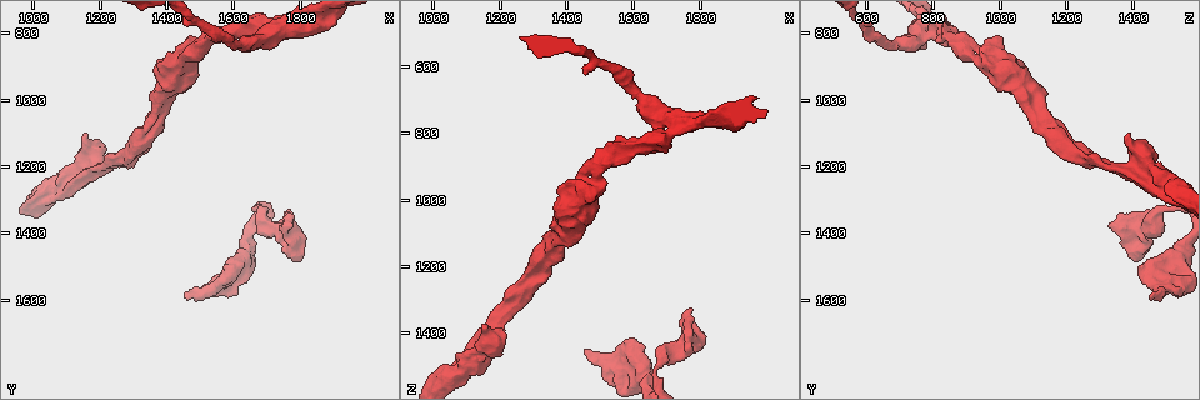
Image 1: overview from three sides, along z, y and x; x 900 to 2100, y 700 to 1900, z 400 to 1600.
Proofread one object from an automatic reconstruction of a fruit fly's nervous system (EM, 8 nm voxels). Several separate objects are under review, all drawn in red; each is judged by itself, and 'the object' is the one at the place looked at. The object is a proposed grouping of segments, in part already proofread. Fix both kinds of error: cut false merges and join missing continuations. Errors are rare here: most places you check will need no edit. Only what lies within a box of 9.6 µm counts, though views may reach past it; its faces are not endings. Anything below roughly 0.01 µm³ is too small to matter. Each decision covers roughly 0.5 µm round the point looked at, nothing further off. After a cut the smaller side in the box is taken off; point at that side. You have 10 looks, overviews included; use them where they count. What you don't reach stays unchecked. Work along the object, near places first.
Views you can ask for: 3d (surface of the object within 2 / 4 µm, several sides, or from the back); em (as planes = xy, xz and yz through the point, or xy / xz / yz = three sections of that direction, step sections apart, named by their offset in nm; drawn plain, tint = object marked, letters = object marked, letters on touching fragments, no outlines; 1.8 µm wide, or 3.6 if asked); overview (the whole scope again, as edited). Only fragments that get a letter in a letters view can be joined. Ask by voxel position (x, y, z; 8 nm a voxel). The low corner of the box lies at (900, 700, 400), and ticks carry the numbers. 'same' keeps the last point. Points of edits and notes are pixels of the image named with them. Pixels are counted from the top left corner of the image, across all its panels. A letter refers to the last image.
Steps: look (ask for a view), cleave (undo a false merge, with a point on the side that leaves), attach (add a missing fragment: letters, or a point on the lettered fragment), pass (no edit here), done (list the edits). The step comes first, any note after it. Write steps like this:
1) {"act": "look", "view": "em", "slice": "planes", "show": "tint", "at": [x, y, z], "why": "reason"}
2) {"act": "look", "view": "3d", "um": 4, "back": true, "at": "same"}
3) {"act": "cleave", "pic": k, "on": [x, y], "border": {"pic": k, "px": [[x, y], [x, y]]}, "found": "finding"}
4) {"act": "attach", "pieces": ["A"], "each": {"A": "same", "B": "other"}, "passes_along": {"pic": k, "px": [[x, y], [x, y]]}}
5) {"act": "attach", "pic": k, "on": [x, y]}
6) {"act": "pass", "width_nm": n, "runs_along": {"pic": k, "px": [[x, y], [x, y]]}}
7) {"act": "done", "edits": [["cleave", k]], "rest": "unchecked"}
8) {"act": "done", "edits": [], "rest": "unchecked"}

{"act": "look", "view": "em", "slice": "yz", "step": 8, "show": "letters", "at": [1160, 1100, 1390], "why": "free end"}

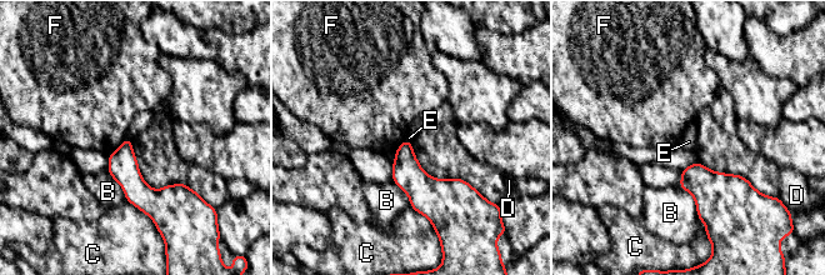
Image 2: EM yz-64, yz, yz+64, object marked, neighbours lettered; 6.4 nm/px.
{"act": "look", "view": "em", "slice": "planes", "show": "letters", "at": "same"}

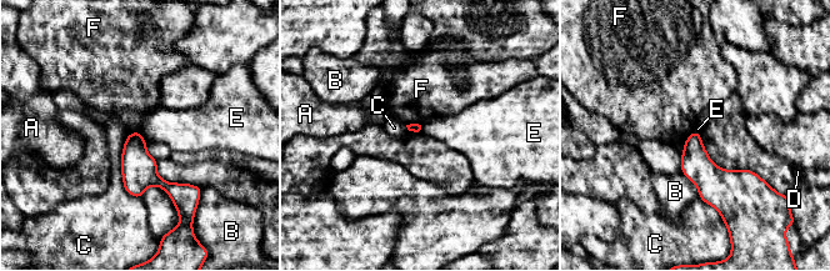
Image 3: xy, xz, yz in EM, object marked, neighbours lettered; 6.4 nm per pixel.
{"act": "pass", "each": {"A": "other", "B": "other", "C": "other", "D": "other", "E": "other", "F": "other"}, "border": {"pic": 3, "px": [[140, 135], [146, 141]]}, "found": "none of them fits"}

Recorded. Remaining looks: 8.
{"act": "look", "view": "em", "slice": "planes", "show": "letters", "at": [1450, 1590, 1460], "why": "stops while still wide"}

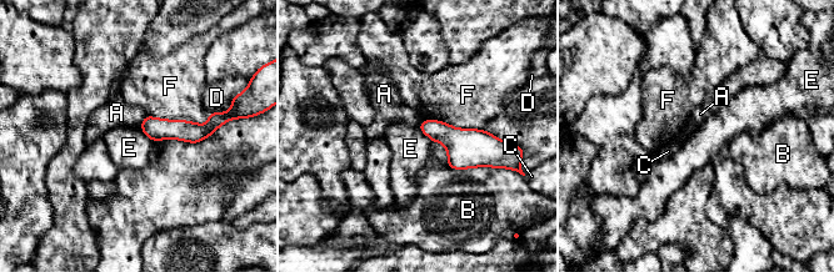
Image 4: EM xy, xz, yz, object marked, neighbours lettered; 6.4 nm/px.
{"act": "pass", "each": {"A": "other", "B": "other", "C": "other", "D": "other", "E": "other", "F": "other"}, "border": {"pic": 4, "px": [[139, 126], [153, 141]]}, "found": "none of them fits"}

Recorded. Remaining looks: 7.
{"act": "look", "view": "em", "slice": "xz", "step": 4, "show": "letters", "at": [1770, 1330, 1460], "why": "branch stops here"}

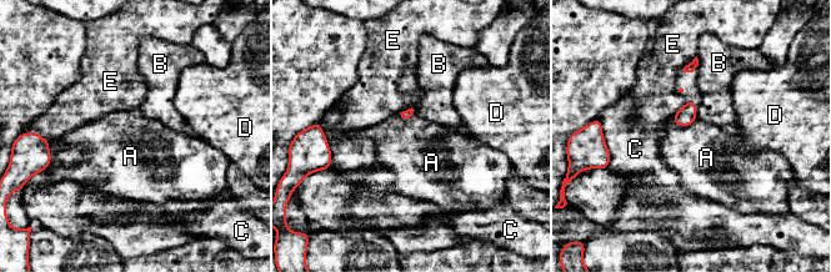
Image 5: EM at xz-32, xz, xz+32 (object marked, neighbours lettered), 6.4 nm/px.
{"act": "pass", "each": {"A": "other", "B": "other", "C": "other", "D": "other", "E": "other"}, "border": {"pic": 5, "px": [[671, 117], [681, 126], [696, 119]]}, "found": "no lettered fragment goes on from it"}

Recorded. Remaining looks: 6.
{"act": "look", "view": "em", "slice": "planes", "show": "letters", "at": [1670, 790, 810], "why": "arms part here"}

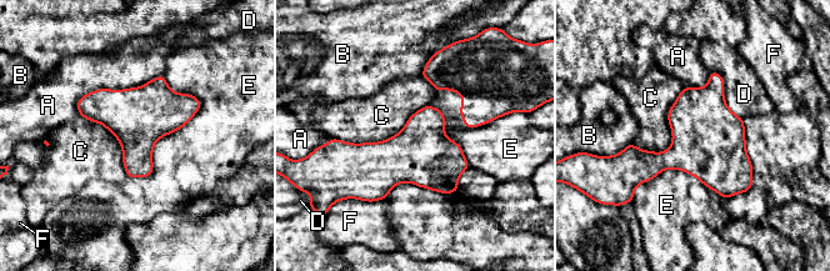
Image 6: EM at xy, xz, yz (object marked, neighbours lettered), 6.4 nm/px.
{"act": "pass", "each": {"A": "other", "B": "other", "C": "other", "D": "other", "E": "other", "F": "other"}, "found": "all the same neuron"}

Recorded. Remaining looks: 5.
{"act": "done", "edits": [], "rest": "unchecked"}

